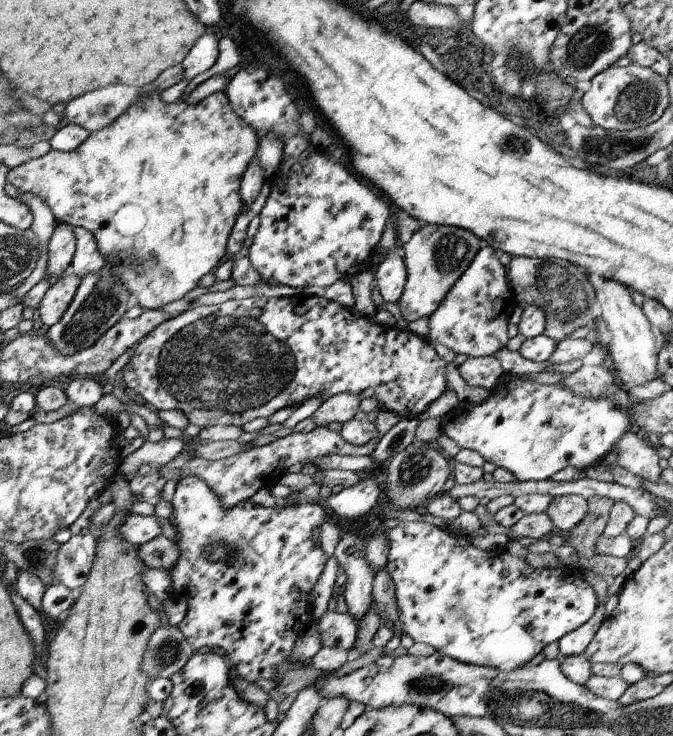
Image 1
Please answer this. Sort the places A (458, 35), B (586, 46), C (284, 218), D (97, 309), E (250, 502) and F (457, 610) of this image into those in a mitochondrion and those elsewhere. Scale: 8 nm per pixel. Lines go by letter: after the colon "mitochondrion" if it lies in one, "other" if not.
A: other
B: mitochondrion
C: other
D: mitochondrion
E: other
F: mitochondrion

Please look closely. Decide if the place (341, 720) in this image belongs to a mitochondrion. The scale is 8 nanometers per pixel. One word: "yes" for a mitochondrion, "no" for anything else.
no

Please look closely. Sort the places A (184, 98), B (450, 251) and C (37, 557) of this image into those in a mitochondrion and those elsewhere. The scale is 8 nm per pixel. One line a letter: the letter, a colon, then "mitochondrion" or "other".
A: other
B: mitochondrion
C: mitochondrion

